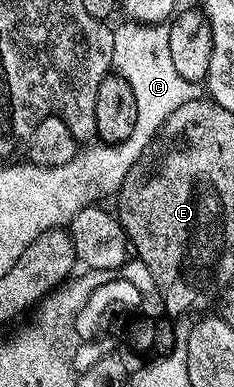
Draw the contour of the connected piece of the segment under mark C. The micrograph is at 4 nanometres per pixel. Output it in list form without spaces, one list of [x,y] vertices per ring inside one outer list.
[[[125,20],[113,34],[113,62],[111,67],[120,77],[129,82],[136,99],[138,130],[155,131],[165,124],[185,102],[201,99],[203,87],[193,80],[184,79],[173,65],[169,49],[170,29],[151,23]]]

